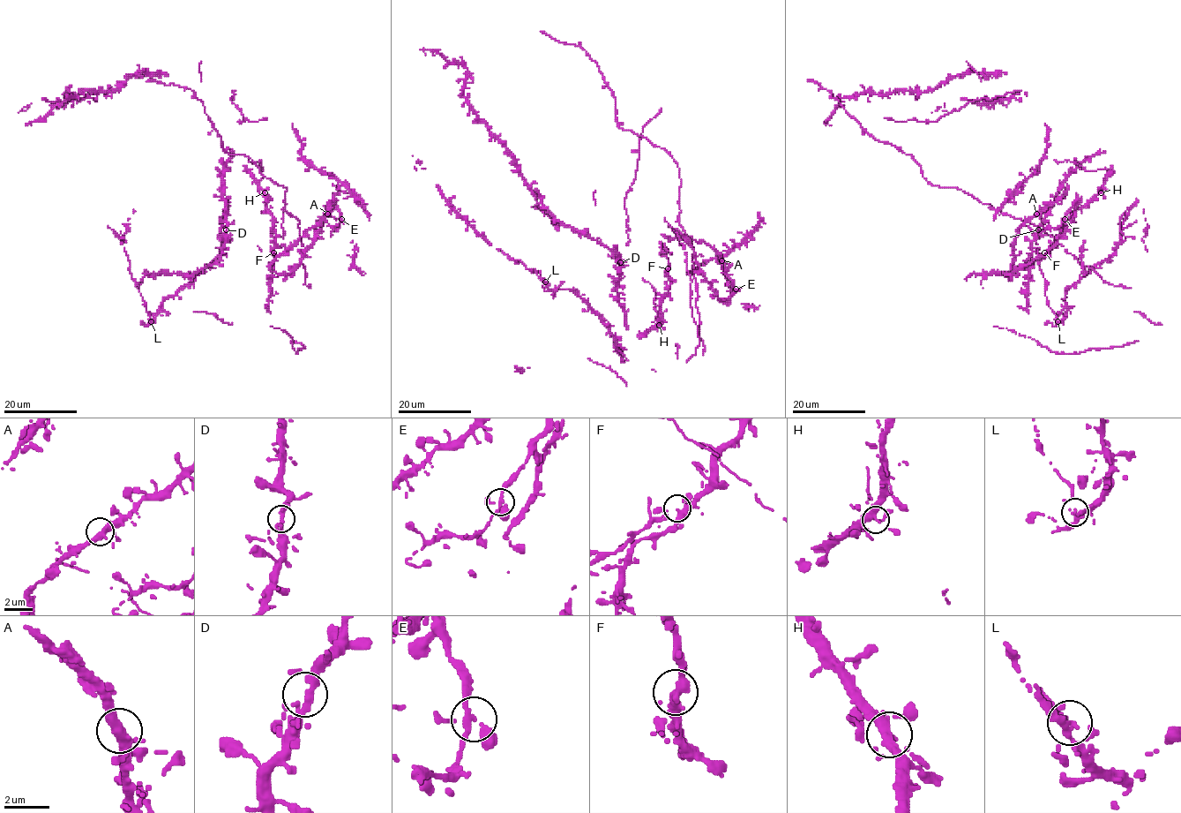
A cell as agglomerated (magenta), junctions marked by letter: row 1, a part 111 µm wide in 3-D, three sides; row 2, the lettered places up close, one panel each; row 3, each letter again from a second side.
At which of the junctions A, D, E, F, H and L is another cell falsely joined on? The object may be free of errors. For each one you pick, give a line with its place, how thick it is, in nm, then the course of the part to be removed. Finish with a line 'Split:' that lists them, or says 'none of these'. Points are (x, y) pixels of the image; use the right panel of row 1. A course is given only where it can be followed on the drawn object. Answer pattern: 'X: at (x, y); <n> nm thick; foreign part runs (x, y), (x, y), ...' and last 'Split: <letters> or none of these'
L: at (1057, 321); 260 nm thick; foreign part runs (1057, 321), (1057, 316), (1049, 306), (1044, 293), (1046, 284), (1036, 253), (1035, 237), (1026, 225)
Split: L

